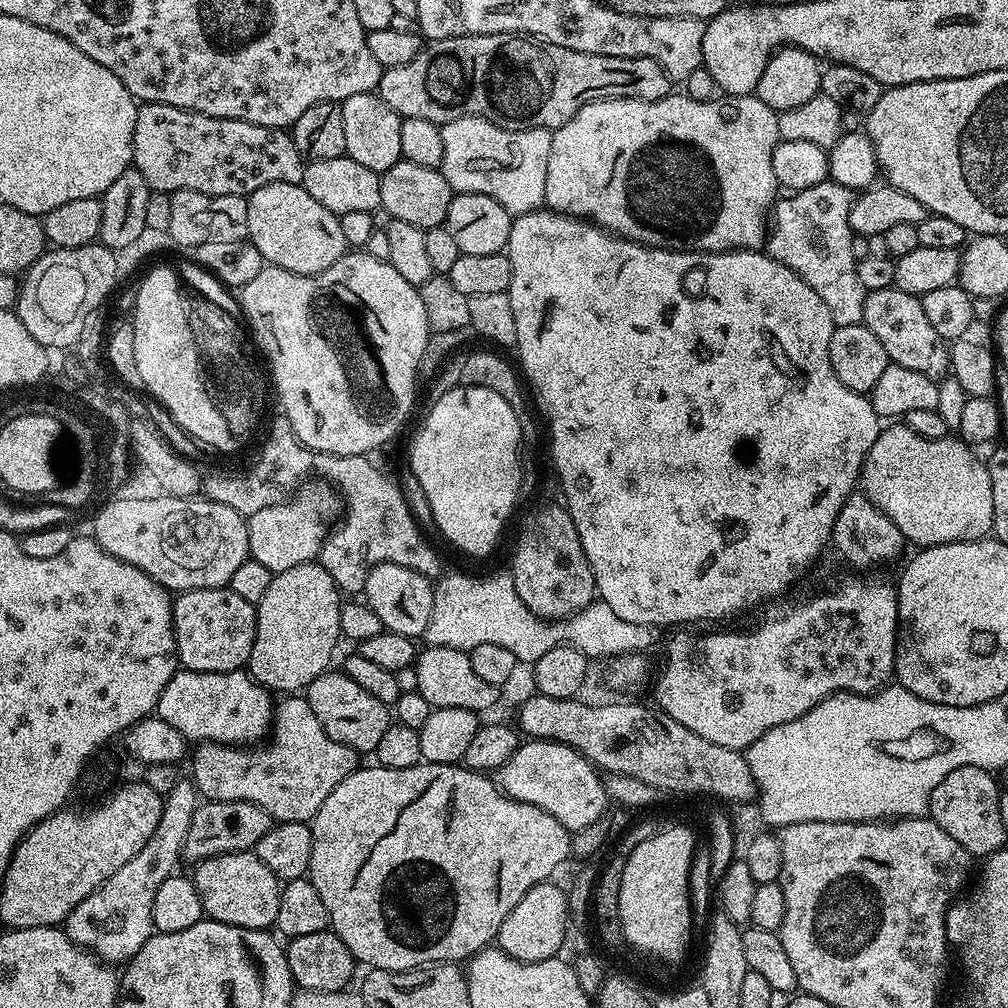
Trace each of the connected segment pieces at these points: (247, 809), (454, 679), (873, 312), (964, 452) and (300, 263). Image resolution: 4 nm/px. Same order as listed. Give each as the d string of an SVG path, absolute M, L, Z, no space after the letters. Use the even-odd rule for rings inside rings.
M209 800L197 803L190 830L186 830L182 856L185 861L199 862L231 852L251 852L258 838L272 829L274 821L266 810L256 804L241 800Z
M428 646L417 655L414 665L416 672L415 691L430 702L434 708L462 708L477 714L484 714L487 708L492 708L499 698L501 689L495 684L486 682L470 666L470 658L467 651L460 651L450 646Z
M895 286L867 293L862 322L874 334L874 338L882 342L882 350L886 350L891 363L907 366L909 370L918 370L933 378L943 377L949 371L949 345L926 318L926 310L922 310L919 296L906 294Z
M896 422L893 428L885 427L878 434L874 446L870 446L862 469L862 488L868 499L873 500L902 530L909 545L931 546L957 544L967 540L982 540L992 532L994 498L990 490L990 474L987 463L975 456L973 449L959 438L931 440L914 434L908 425Z
M274 182L270 186L262 186L247 196L248 209L246 222L248 223L248 239L254 246L258 246L258 254L271 267L290 270L294 274L313 276L325 272L334 262L338 262L346 254L346 245L342 238L340 217L336 216L322 202L310 198L303 183Z

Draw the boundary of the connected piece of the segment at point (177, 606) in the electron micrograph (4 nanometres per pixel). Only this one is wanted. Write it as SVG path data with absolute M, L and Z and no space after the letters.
M231 587L222 588L195 588L193 592L182 592L175 597L172 605L172 625L176 635L176 659L189 672L234 672L243 669L250 658L250 650L254 646L254 634L256 633L256 605L246 602L238 594L232 592Z

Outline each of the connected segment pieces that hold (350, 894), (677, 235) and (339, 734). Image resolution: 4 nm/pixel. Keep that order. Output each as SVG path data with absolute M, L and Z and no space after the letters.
M421 762L410 766L406 770L393 768L357 767L334 790L330 790L330 798L322 802L318 814L310 821L312 829L312 849L310 850L310 866L306 876L311 880L314 890L318 890L322 903L326 906L326 914L331 931L335 932L342 942L346 942L346 950L365 969L390 970L391 972L405 972L411 968L422 968L430 964L441 962L464 962L483 952L495 941L502 922L506 922L506 914L522 902L526 890L536 884L545 883L551 871L569 859L572 850L572 841L567 828L542 810L538 806L530 806L526 802L518 802L507 796L495 779L485 773L473 772L460 764L430 764Z
M670 94L661 100L595 100L586 106L582 106L582 110L578 110L578 114L574 114L574 118L570 118L570 122L566 122L562 127L552 132L550 162L546 170L544 204L553 212L563 212L565 216L575 216L579 219L599 224L614 236L623 236L639 244L647 244L650 248L668 248L671 252L726 252L729 250L759 249L765 243L766 233L770 228L770 213L778 199L778 185L776 183L776 175L774 174L774 166L772 165L774 150L781 141L780 135L778 134L778 114L770 106L766 106L766 102L762 102L754 94L746 96L725 95L723 98L720 98L724 100L691 100L688 96L676 95Z
M329 670L316 679L306 689L306 699L310 710L314 710L314 718L322 722L322 730L334 738L334 742L342 742L350 746L357 754L375 753L382 734L386 734L390 723L389 705L378 702L370 690L364 690L354 678L343 671Z

